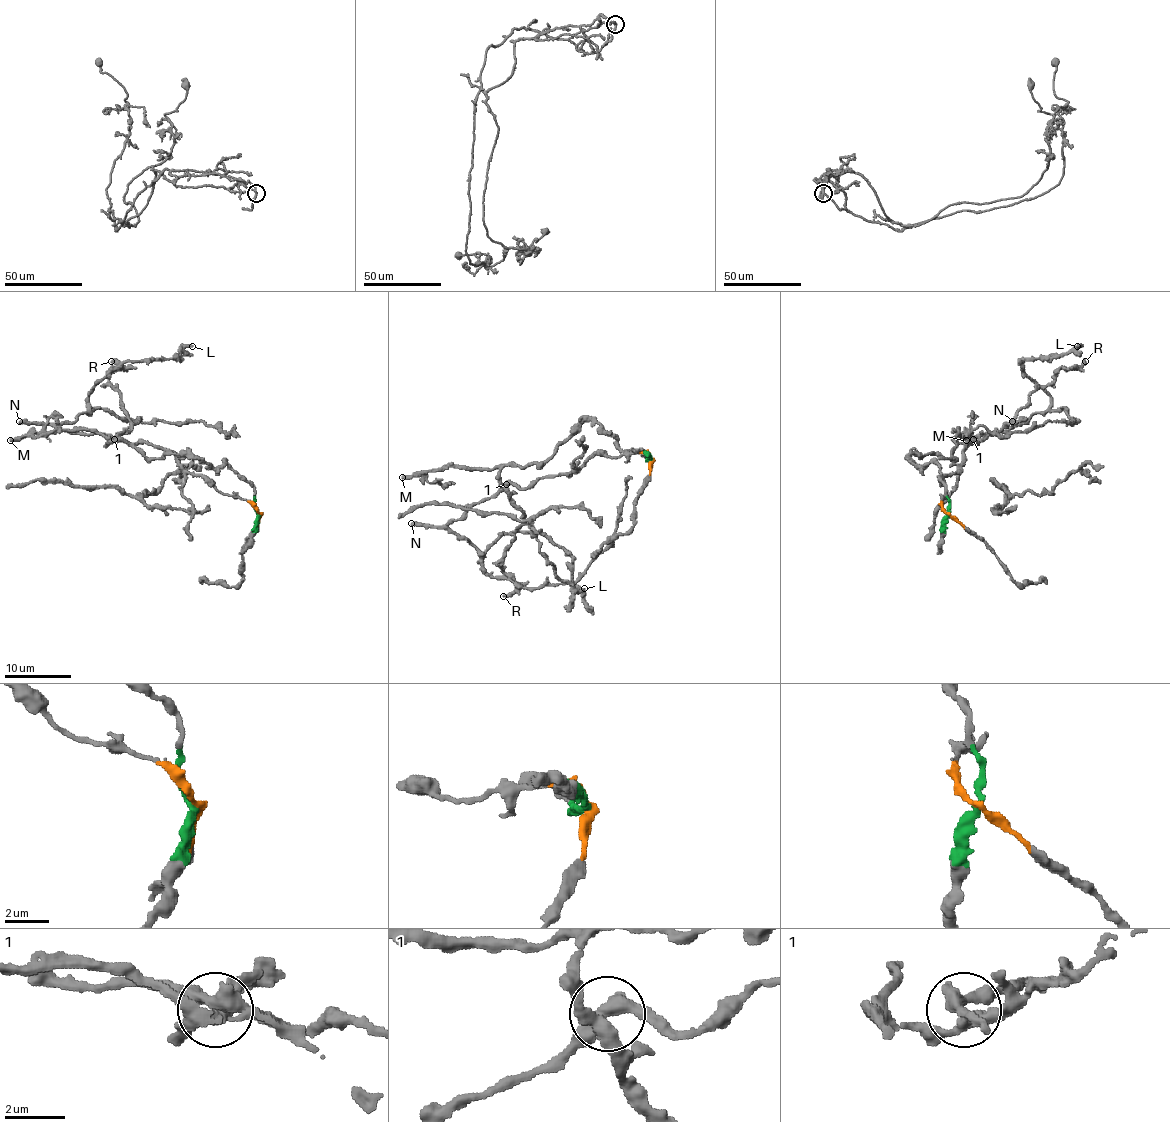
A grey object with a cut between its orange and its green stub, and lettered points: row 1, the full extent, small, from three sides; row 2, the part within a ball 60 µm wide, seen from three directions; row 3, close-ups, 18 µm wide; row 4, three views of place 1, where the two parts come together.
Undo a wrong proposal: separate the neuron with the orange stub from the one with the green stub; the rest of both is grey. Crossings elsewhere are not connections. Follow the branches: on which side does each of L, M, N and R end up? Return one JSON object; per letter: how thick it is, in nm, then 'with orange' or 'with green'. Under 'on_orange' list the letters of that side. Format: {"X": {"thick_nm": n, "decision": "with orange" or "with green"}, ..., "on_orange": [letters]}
{"L": {"thick_nm": 320, "decision": "with orange"}, "M": {"thick_nm": 320, "decision": "with green"}, "N": {"thick_nm": 440, "decision": "with orange"}, "R": {"thick_nm": 320, "decision": "with green"}, "on_orange": ["L", "N"]}

